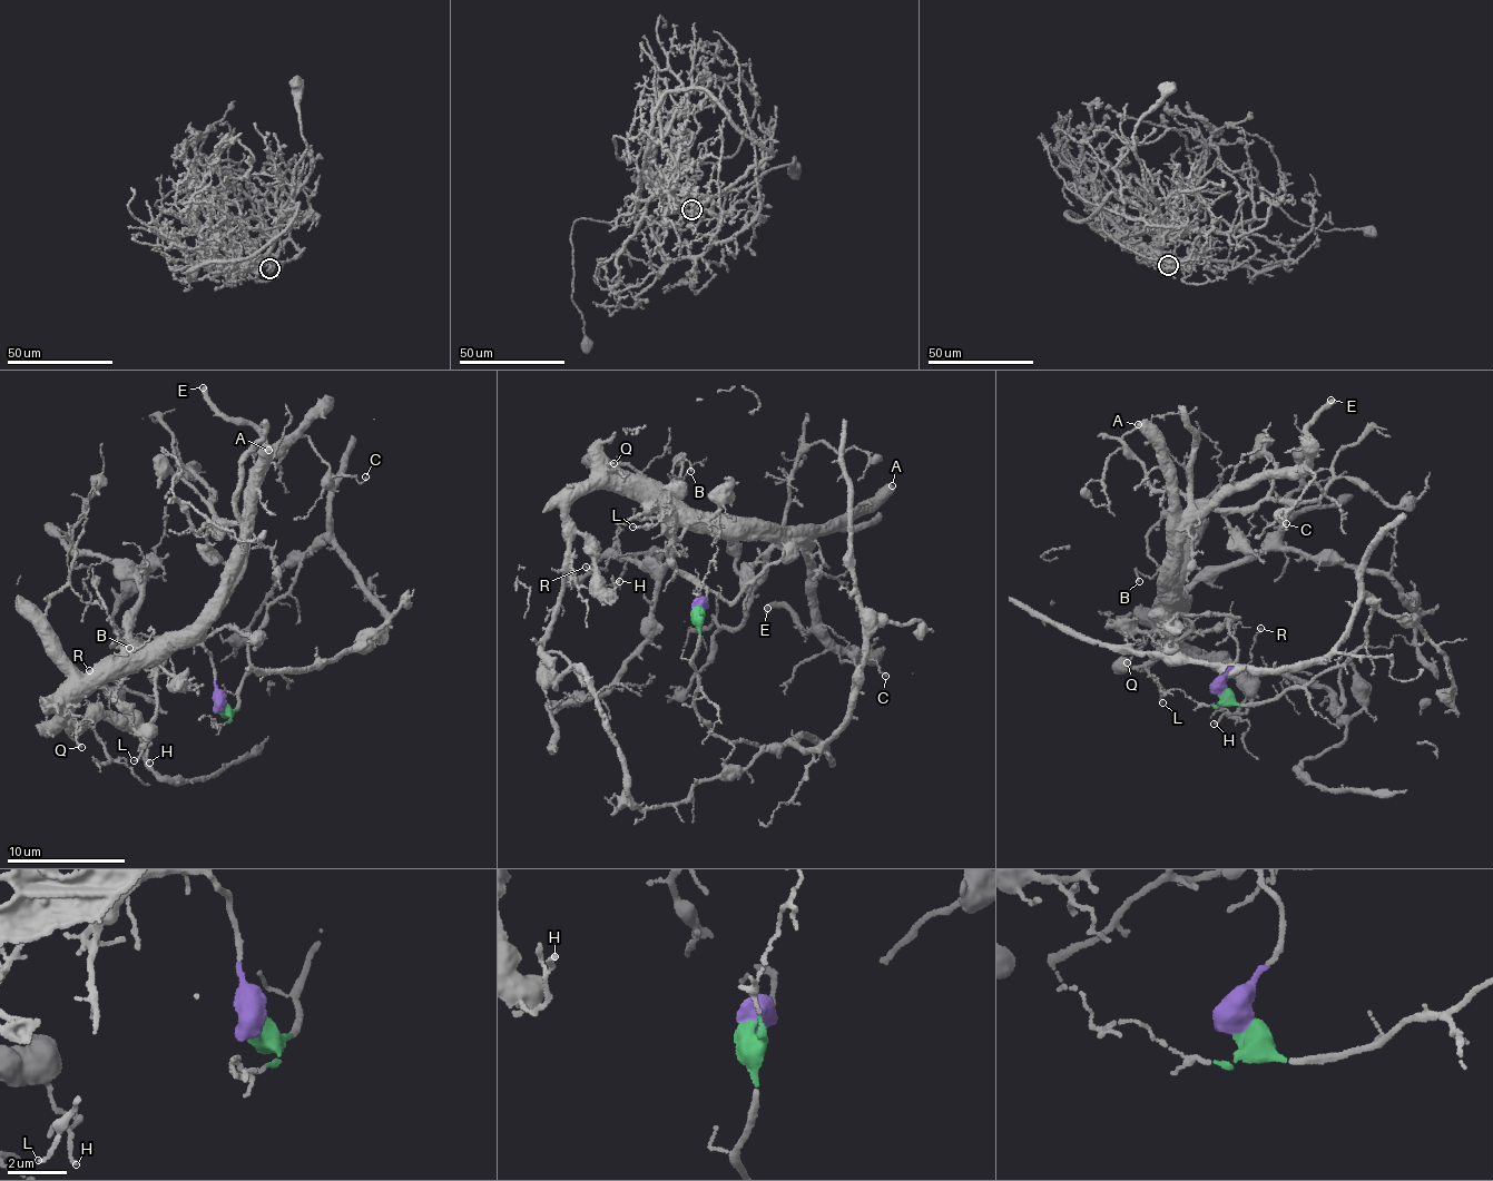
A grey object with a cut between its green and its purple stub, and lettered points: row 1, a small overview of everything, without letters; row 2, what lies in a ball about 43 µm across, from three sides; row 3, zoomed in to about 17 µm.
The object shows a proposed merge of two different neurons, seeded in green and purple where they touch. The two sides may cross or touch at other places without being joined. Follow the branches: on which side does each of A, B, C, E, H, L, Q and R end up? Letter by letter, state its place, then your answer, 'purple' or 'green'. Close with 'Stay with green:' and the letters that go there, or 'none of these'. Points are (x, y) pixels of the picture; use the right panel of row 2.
A: place (1138, 424); purple
B: place (1139, 581); purple
C: place (1286, 523); purple
E: place (1331, 400); purple
H: place (1214, 724); purple
L: place (1162, 702); purple
Q: place (1127, 662); purple
R: place (1260, 628); purple
Stay with green: none of these

